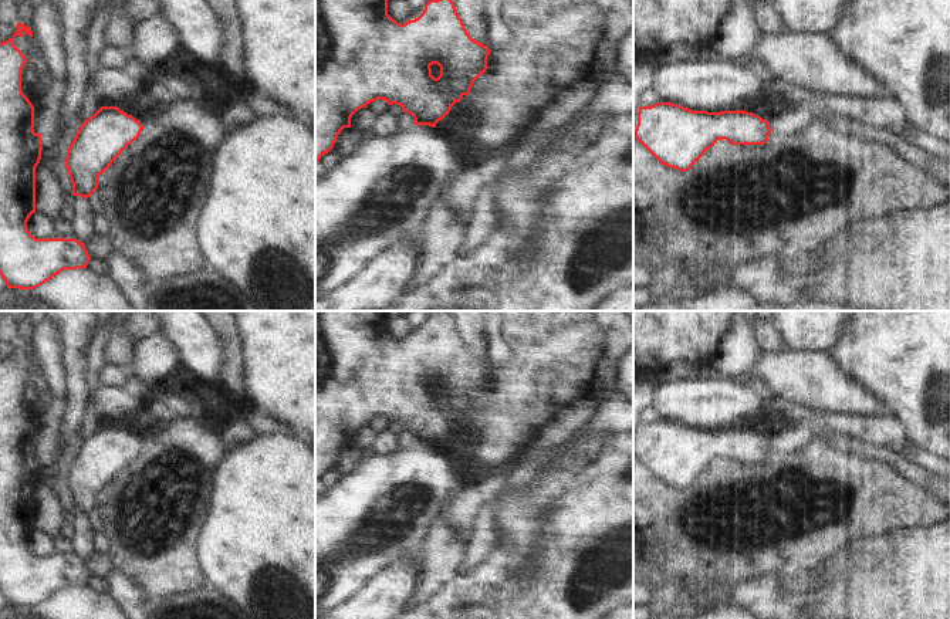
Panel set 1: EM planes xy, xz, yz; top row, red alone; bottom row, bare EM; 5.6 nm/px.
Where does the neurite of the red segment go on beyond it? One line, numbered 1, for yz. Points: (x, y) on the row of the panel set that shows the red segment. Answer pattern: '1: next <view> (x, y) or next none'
1: next none

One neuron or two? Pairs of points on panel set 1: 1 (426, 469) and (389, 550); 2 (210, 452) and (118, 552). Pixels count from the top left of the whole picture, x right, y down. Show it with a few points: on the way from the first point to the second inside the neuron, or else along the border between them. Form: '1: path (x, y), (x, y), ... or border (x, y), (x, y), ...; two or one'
1: path (428, 489), (430, 500), (408, 530); one
2: path (172, 455), (148, 463), (149, 507), (144, 514); one

